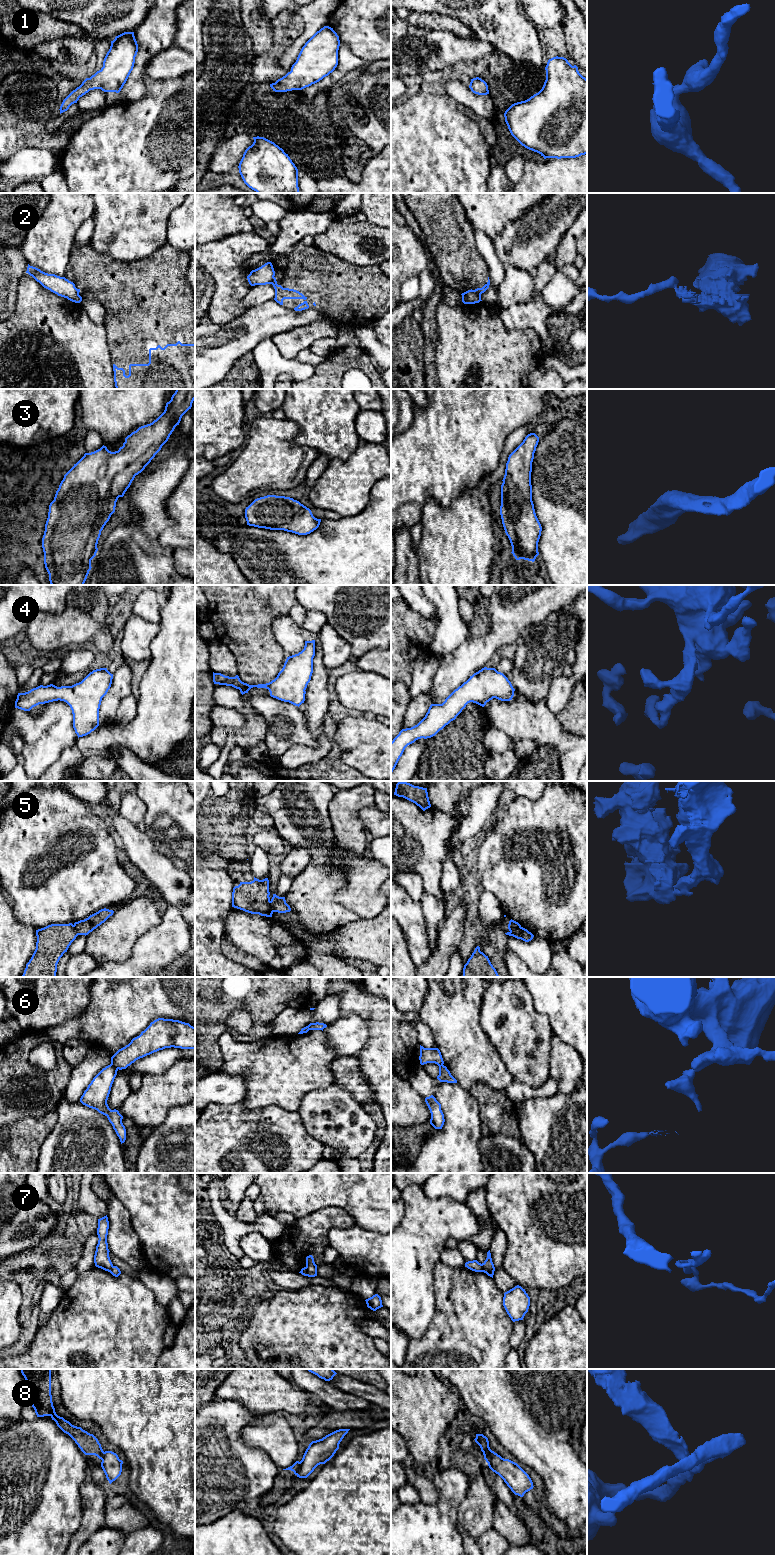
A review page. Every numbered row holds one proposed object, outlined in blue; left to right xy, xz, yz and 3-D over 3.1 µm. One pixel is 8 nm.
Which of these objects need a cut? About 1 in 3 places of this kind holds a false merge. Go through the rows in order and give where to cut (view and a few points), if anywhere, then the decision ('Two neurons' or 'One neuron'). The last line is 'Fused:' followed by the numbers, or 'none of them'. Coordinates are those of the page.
1: No split. One neuron
2: Split along xz (274, 277), (271, 283). Two neurons
3: No split. One neuron
4: No split. One neuron
5: No split. One neuron
6: Split along xy (111, 1063), (117, 1069). Two neurons
7: Split along yz (481, 1264), (486, 1271), (493, 1272). Two neurons
8: Split along xz (300, 1462), (300, 1468), (296, 1474). Two neurons
Fused: 2, 6, 7, 8

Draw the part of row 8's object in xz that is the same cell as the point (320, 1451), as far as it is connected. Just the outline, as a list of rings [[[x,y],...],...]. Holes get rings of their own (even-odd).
[[[339,1429],[322,1439],[312,1441],[300,1461],[297,1477],[307,1478],[318,1465],[329,1461],[339,1449],[340,1442],[349,1430]]]

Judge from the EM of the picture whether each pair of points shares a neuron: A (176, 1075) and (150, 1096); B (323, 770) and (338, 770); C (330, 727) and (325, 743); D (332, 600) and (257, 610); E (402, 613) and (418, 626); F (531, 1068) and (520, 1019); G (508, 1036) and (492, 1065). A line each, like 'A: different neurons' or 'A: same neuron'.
A: same neuron
B: same neuron
C: different neurons
D: different neurons
E: same neuron
F: same neuron
G: different neurons

